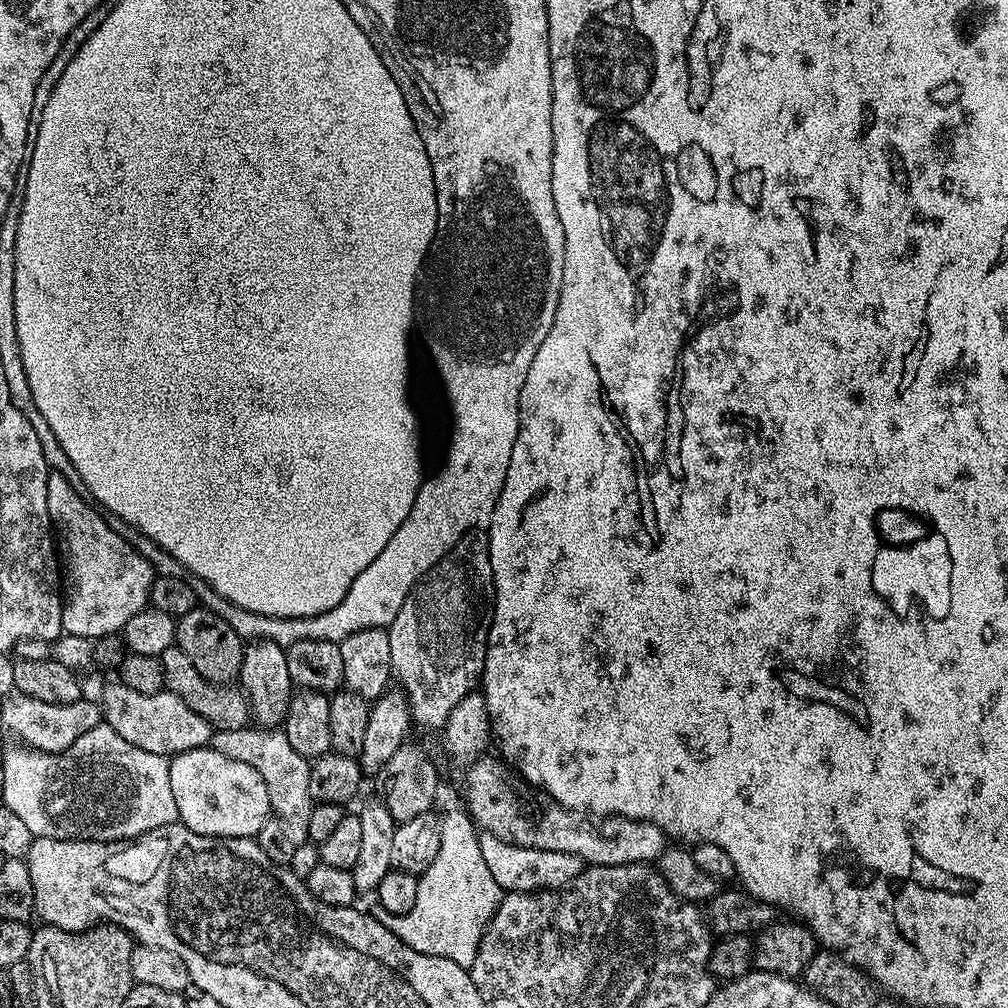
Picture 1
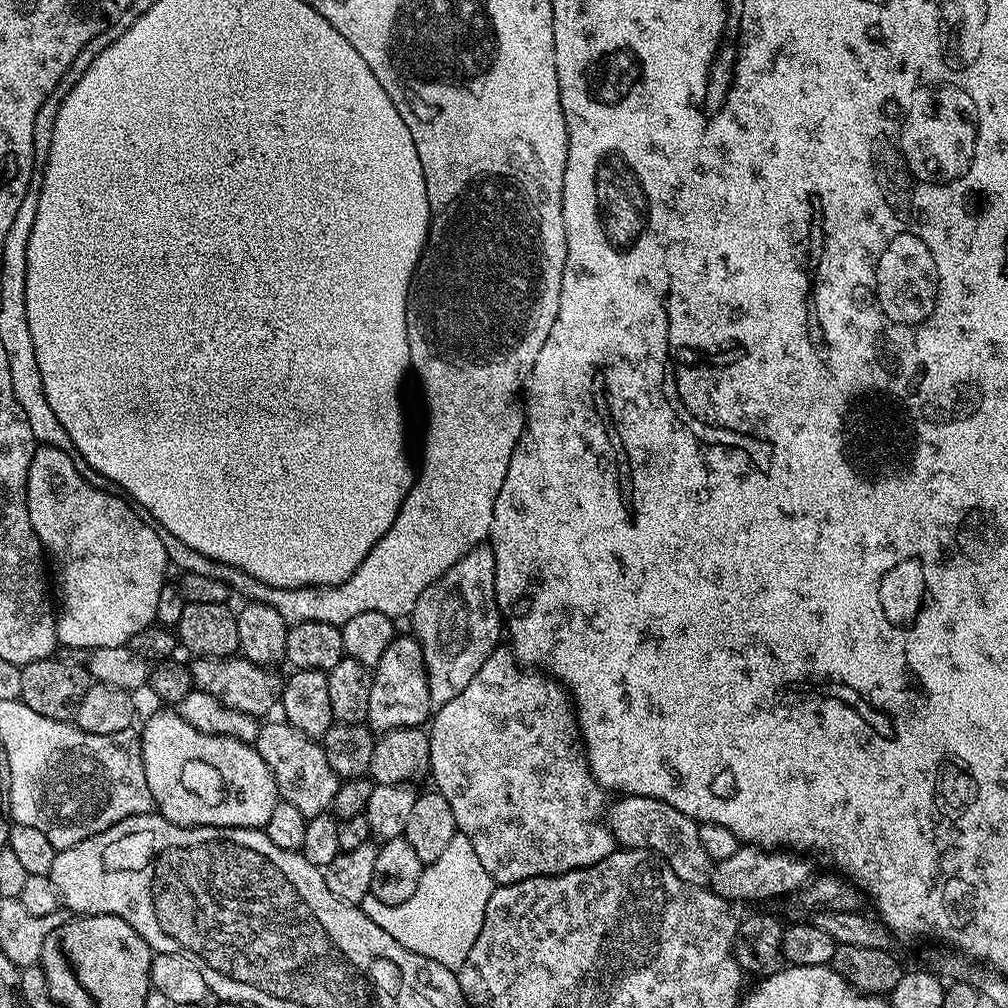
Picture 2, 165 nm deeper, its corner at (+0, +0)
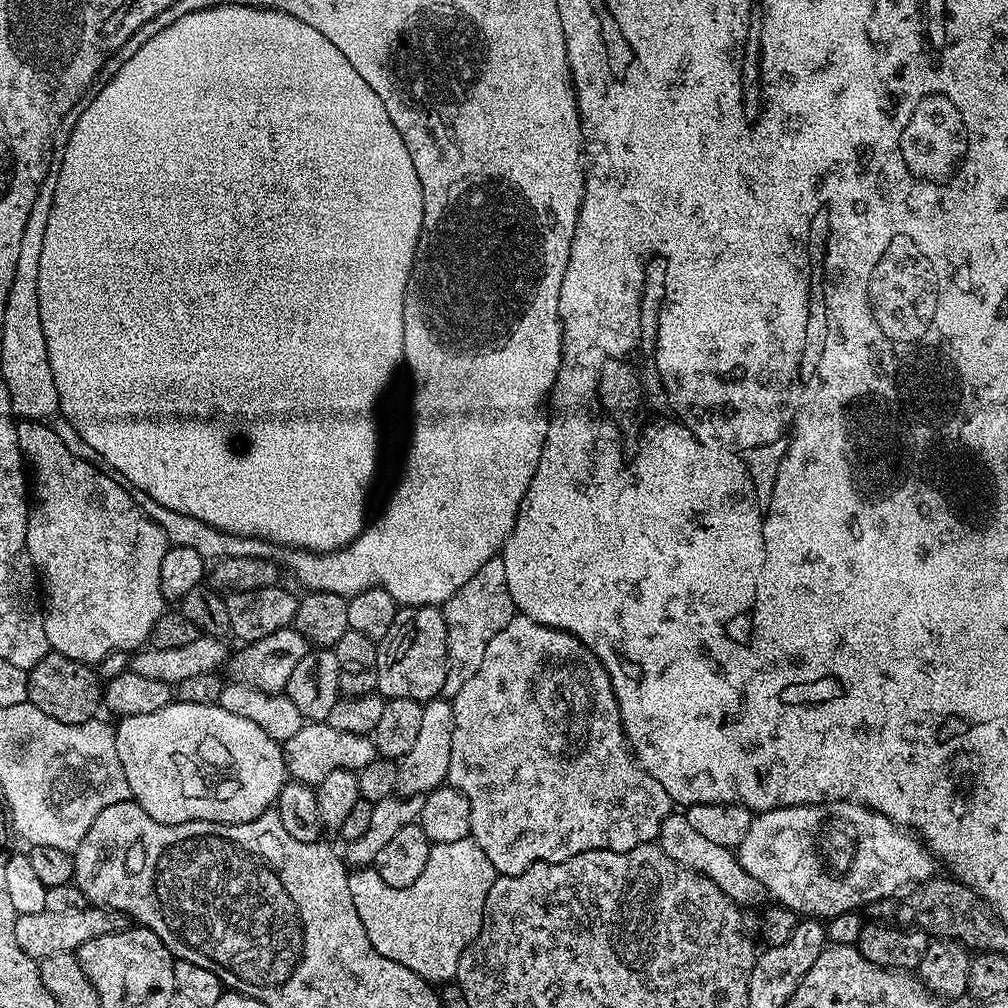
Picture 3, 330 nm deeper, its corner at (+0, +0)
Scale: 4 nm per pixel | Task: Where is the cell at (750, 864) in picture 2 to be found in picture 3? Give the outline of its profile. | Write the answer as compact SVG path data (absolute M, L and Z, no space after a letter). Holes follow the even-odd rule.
M830 800L827 804L800 804L796 808L775 808L769 812L753 815L750 830L740 843L738 859L746 870L746 874L758 878L758 882L762 882L762 886L766 886L769 897L775 903L781 904L782 907L788 908L791 912L804 918L827 918L867 909L868 905L878 900L895 897L897 893L909 886L923 884L925 880L933 879L937 875L936 868L938 869L936 857L929 852L928 845L923 840L917 838L911 831L901 828L899 824L883 816L881 812L873 812L871 808L865 808L863 804L853 804L850 800Z

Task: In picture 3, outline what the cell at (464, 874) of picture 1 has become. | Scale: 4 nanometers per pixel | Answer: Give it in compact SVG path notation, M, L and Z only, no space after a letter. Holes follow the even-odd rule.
M469 838L459 840L458 842L433 844L430 850L430 858L426 858L426 870L422 870L422 874L418 874L418 882L414 882L405 888L391 888L390 886L386 886L386 882L382 882L382 878L376 873L375 867L372 866L355 869L355 871L349 875L348 881L350 882L350 898L354 898L354 910L358 912L358 918L366 932L366 938L370 940L370 946L372 946L382 958L388 958L402 966L406 966L406 970L418 974L423 980L429 981L433 985L440 986L445 982L455 981L458 962L462 958L466 946L470 946L474 942L476 935L480 933L482 918L484 917L484 907L486 906L486 894L490 894L490 886L494 886L497 875L497 870L490 862L490 858L486 858L486 854L482 854L482 850L476 845L475 840Z

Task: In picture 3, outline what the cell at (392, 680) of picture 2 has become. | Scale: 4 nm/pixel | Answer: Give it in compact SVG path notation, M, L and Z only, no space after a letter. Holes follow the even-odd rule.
M400 606L390 622L390 630L376 645L378 654L378 682L376 692L393 700L406 698L427 702L435 700L444 691L448 651L446 650L446 622L439 607Z

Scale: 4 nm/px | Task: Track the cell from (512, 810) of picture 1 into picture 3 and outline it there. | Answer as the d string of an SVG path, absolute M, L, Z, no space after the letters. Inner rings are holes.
M687 815L668 816L666 822L662 822L658 843L665 854L674 858L674 862L678 862L678 866L696 872L699 876L710 878L710 882L714 882L714 886L718 886L718 890L722 890L722 894L726 894L726 898L735 902L737 908L747 910L747 908L754 907L755 904L763 905L769 899L766 886L762 886L762 882L758 882L758 878L746 874L737 853L726 846L718 846L715 842L709 842L708 839L697 834L690 826Z

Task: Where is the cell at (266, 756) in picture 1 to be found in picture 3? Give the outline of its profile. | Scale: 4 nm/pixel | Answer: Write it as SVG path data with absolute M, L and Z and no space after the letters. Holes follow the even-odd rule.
M306 722L294 734L294 738L283 741L284 750L284 771L291 779L300 780L304 784L317 786L328 774L334 770L344 770L353 773L359 772L362 766L370 766L378 758L376 744L371 735L359 736L358 734L346 734L346 730L334 730L327 722Z

